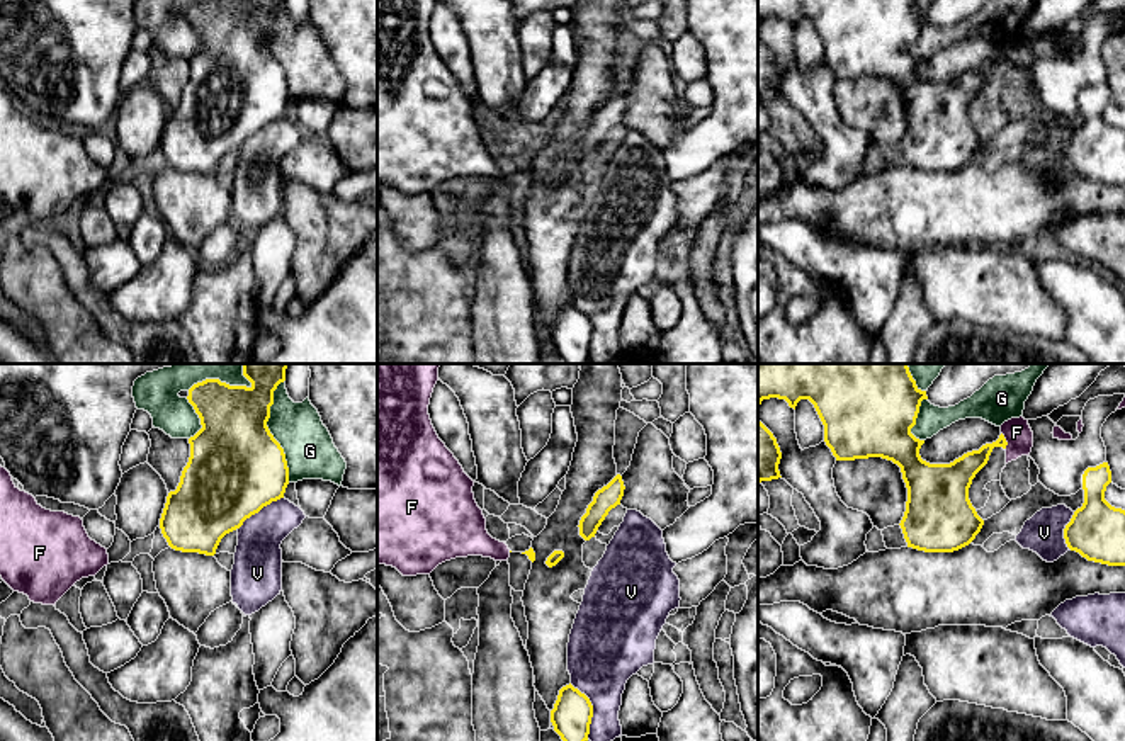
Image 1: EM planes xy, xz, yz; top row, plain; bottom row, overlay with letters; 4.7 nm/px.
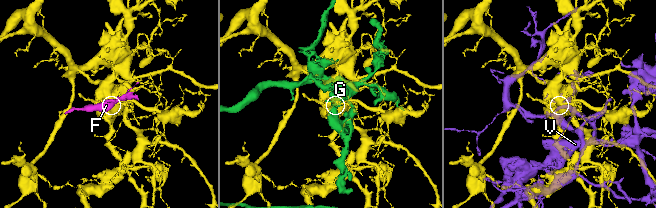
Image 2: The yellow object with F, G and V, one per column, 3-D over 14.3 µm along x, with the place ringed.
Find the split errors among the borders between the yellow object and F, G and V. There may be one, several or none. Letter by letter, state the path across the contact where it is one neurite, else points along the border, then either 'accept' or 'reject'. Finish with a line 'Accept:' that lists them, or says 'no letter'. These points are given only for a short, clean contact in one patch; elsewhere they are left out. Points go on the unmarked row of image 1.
F: reject
G: reject
V: reject
Accept: no letter

